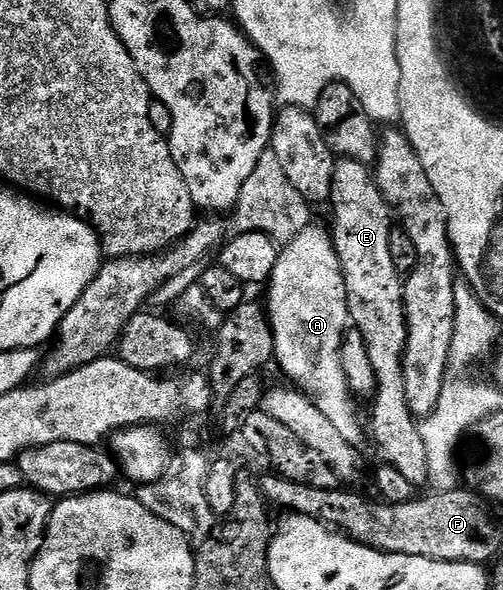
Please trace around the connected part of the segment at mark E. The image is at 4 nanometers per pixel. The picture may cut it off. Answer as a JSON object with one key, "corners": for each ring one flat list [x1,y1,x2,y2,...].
{"corners":[[352,158,336,161,329,209,332,214,329,233,343,269,349,322,361,332,361,340,365,340,377,376,371,426,369,422,370,441,371,438,375,441,383,457,380,459,386,465,397,468,409,484,423,488,429,482,429,460,419,422,409,412,409,400,405,400,403,354,407,350,407,313,403,307,404,279,389,252,393,211,375,183,375,175,368,163]]}

